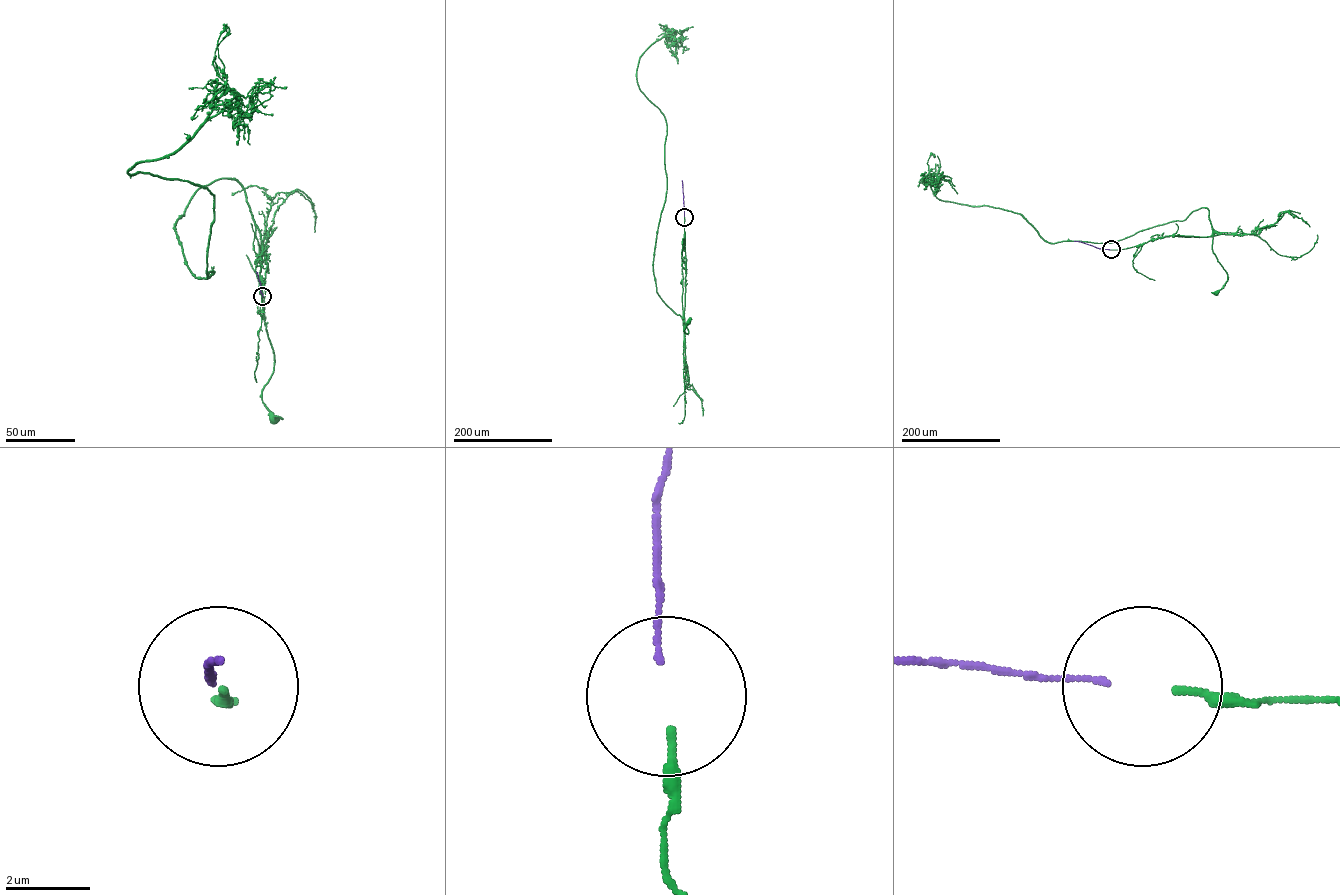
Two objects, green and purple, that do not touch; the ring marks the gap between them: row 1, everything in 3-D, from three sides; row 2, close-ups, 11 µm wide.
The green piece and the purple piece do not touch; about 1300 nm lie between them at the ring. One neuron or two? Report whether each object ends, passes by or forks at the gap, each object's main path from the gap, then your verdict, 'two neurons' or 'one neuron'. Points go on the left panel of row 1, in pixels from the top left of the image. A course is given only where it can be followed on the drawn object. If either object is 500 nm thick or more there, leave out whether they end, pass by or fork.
green ends | purple ends | green via (263, 297), (254, 270), (259, 256), (256, 227), (262, 246), (263, 319), (274, 361), (262, 400), (273, 419) | purple via (262, 296), (256, 272) | one neuron

